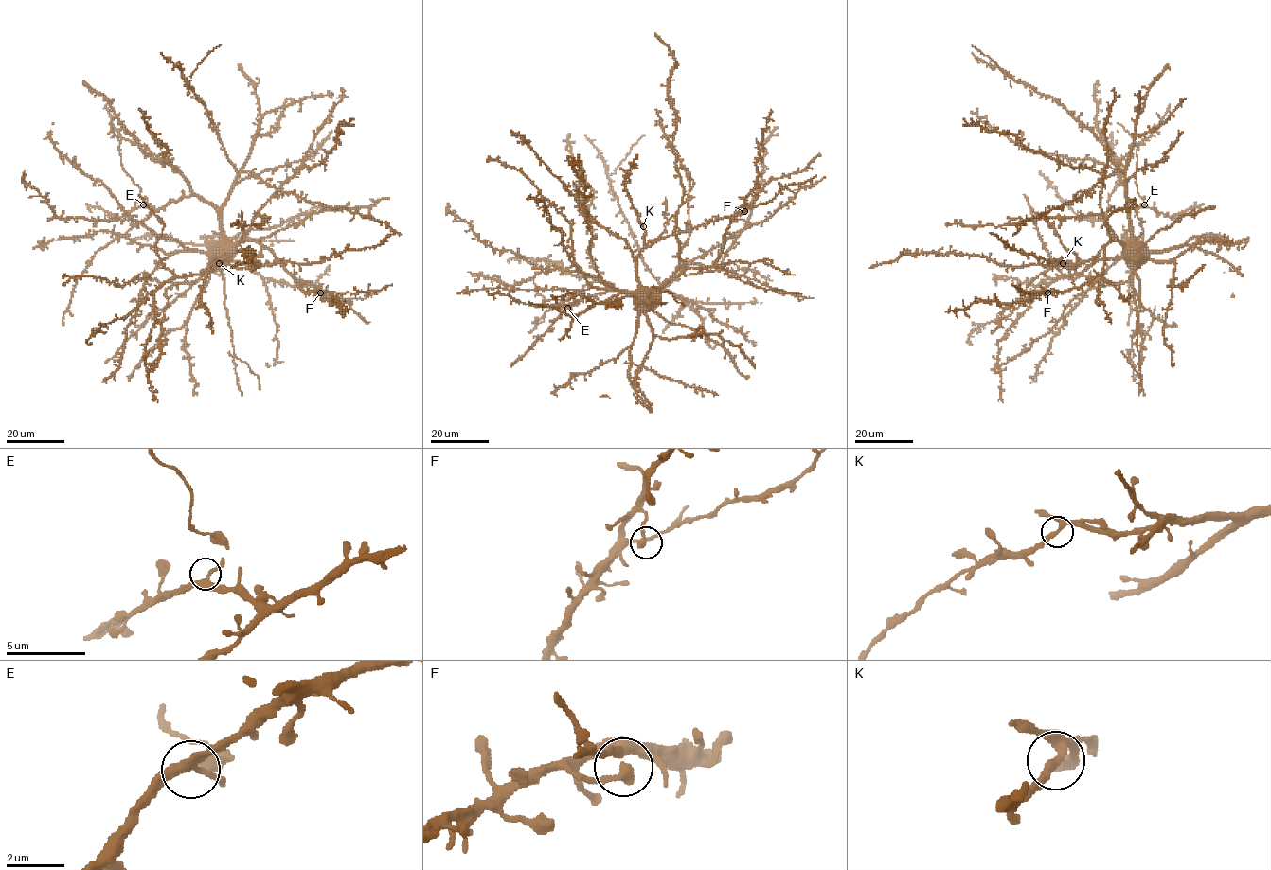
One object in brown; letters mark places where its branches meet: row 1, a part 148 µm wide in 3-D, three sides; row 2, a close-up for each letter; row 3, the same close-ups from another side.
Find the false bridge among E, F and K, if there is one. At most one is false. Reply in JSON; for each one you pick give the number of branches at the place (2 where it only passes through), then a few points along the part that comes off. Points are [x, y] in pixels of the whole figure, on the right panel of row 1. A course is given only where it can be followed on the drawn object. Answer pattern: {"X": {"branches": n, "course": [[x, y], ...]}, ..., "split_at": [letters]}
{"split_at": []}

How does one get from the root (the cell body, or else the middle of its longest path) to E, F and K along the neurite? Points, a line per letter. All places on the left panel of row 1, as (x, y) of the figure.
E: (223, 249), (221, 214), (196, 196), (183, 196), (156, 209), (143, 204)
F: (223, 249), (236, 247), (243, 240), (255, 240), (272, 253), (305, 292), (320, 292)
K: (223, 249), (212, 259), (219, 263)

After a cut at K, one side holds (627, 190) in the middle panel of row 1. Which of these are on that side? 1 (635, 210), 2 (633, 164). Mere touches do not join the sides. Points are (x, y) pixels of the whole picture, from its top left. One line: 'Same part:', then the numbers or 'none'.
Same part: 1, 2

